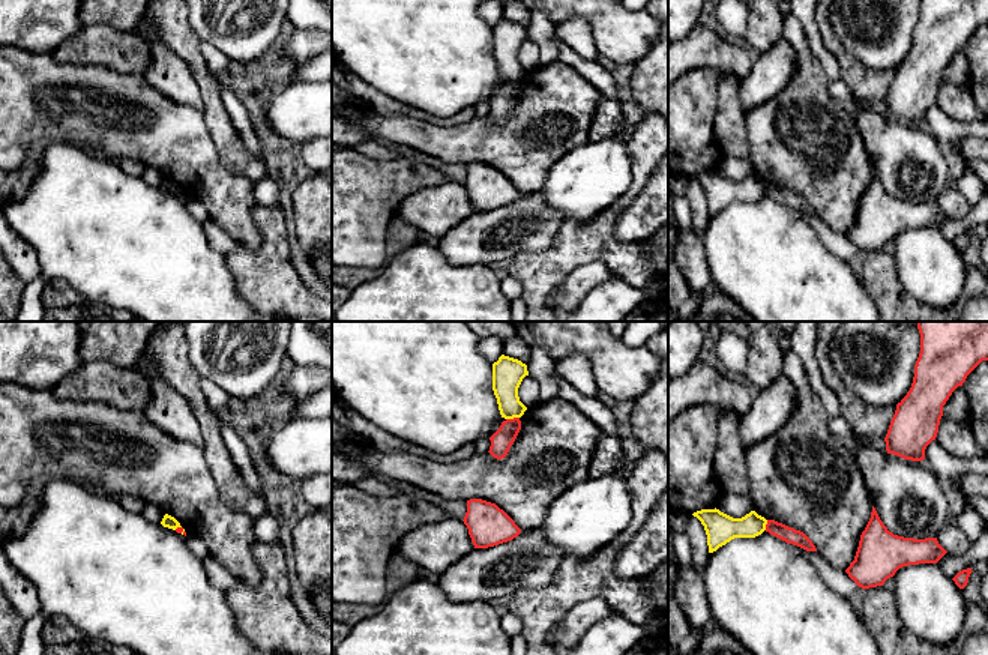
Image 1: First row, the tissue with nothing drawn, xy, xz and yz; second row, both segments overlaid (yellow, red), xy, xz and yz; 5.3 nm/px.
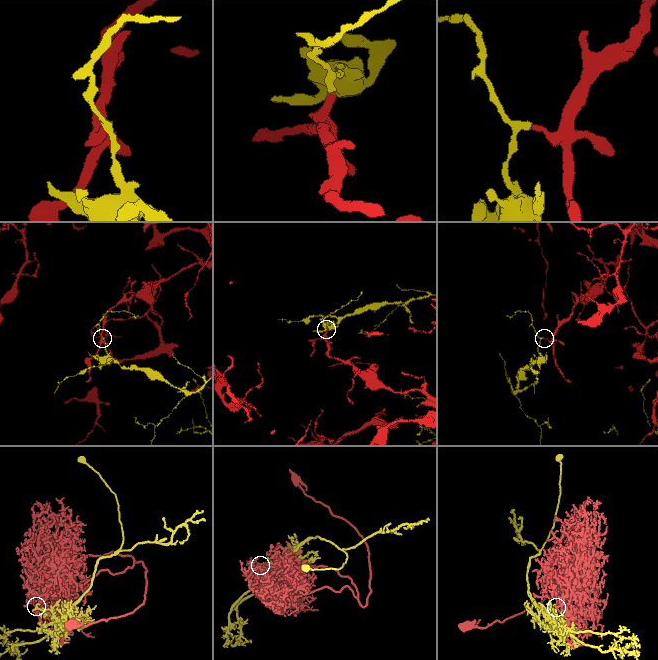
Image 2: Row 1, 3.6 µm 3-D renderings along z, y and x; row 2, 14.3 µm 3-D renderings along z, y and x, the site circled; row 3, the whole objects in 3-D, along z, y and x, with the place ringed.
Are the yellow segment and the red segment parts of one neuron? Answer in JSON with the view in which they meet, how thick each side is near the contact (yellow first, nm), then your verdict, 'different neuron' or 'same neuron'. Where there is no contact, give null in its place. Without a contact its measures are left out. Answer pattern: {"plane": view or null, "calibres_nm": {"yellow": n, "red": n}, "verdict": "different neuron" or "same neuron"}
{"plane": "xz", "calibres_nm": {"yellow": 170, "red": 120}, "verdict": "different neuron"}

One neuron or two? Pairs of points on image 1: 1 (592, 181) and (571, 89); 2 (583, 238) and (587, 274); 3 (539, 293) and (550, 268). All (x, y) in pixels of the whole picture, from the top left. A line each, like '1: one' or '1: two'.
1: two
2: two
3: one

